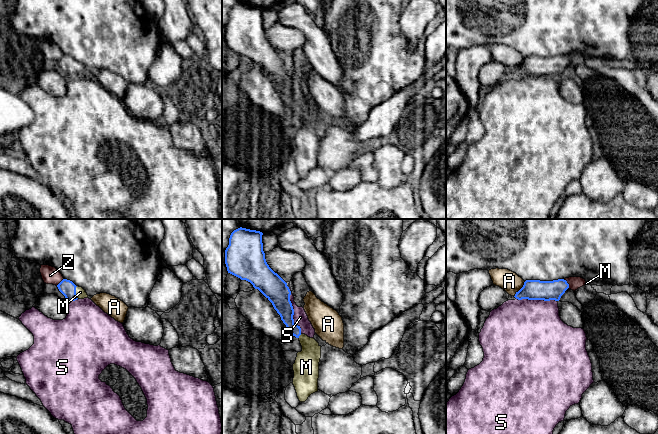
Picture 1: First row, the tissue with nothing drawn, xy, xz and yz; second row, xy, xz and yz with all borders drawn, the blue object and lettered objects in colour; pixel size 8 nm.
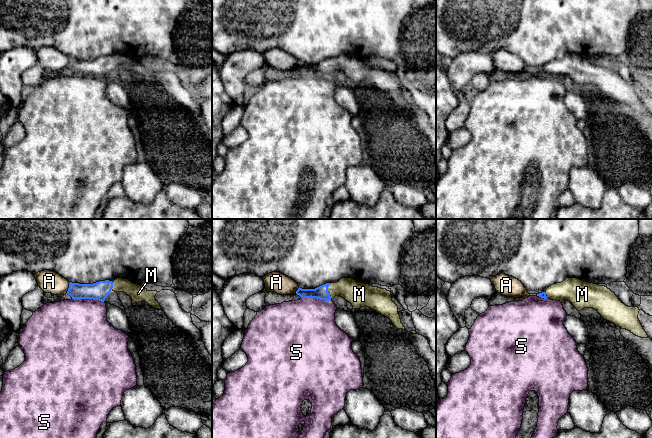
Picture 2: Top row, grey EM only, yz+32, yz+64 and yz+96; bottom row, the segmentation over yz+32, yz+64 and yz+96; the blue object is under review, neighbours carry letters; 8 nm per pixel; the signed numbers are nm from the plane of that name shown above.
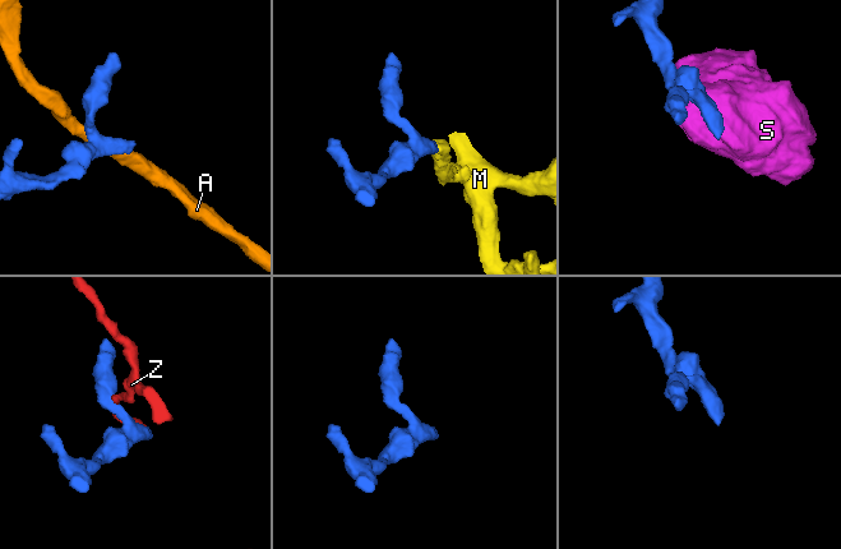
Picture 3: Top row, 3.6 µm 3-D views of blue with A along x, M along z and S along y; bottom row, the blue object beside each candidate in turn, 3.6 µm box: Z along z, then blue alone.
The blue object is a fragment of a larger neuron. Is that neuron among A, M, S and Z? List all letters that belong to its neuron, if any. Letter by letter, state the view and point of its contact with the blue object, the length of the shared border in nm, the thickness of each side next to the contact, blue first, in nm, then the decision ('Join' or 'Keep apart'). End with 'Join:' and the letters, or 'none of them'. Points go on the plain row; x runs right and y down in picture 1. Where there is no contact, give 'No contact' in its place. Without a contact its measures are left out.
A: Touches blue at yz (520, 65). Shared border 160 nm. Thickness 160 nm (blue) against 160 nm. Keep apart
M: Touches blue at xy (75, 68). Shared border 110 nm. Thickness 120 nm (blue) against 80 nm. Join
S: Touches blue at xz (293, 86). Shared border 400 nm. Thickness 200 nm (blue) against 120 nm. Keep apart
Z: Touches blue at yz (567, 59). Shared border 90 nm. Thickness 160 nm (blue) against 100 nm. Keep apart
Join: M

